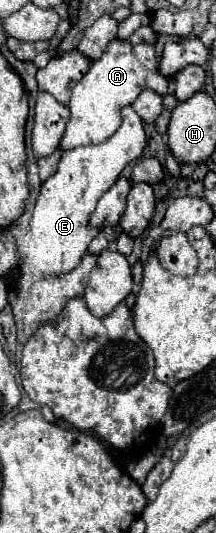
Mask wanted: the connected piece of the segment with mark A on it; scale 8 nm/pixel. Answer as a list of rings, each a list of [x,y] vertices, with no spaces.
[[[115,38],[103,52],[101,58],[93,60],[89,72],[73,86],[71,90],[71,100],[69,100],[69,110],[71,110],[71,120],[67,124],[67,130],[61,138],[59,148],[61,150],[69,150],[75,146],[83,146],[83,144],[99,144],[105,142],[111,134],[115,134],[115,130],[119,128],[119,112],[123,106],[129,106],[143,90],[145,90],[145,70],[141,68],[141,64],[137,62],[137,58],[133,56],[133,46],[129,40],[119,40]]]

